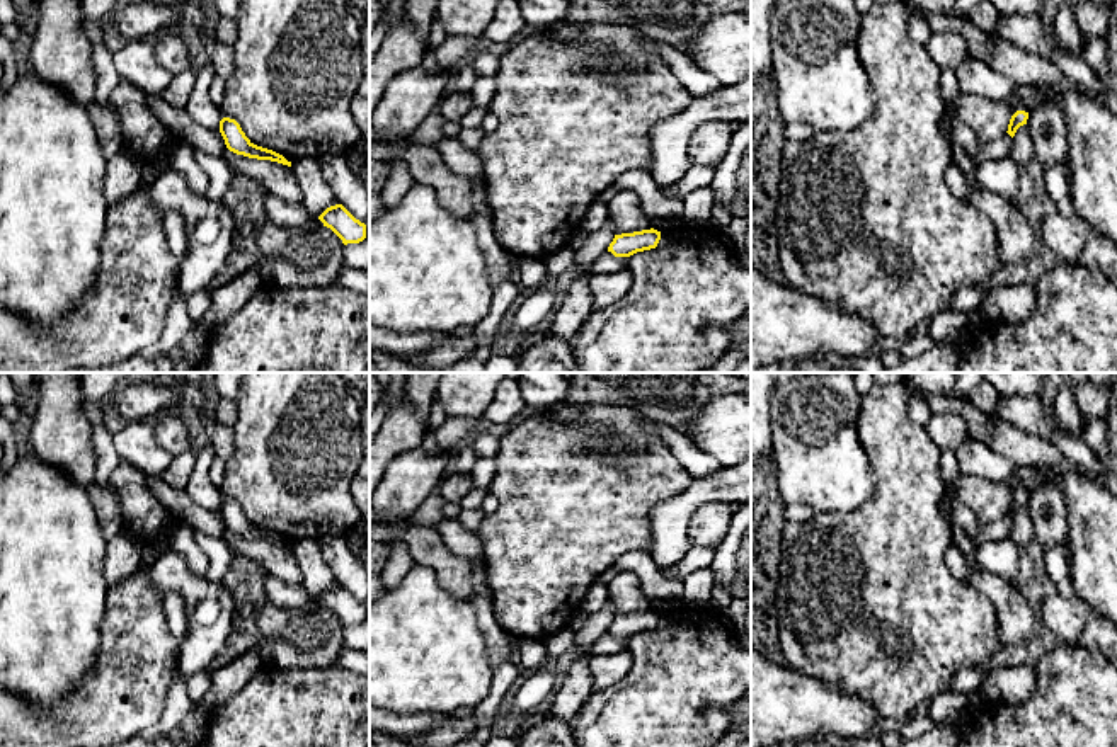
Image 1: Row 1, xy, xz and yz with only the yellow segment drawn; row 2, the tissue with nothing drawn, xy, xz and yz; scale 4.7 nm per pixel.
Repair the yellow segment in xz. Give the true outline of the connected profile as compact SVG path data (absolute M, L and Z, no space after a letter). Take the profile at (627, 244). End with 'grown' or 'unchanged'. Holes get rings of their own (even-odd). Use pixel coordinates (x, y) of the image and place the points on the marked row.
M650 228L633 233L615 235L608 247L615 257L630 257L637 252L656 248L661 240L661 231Z; unchanged

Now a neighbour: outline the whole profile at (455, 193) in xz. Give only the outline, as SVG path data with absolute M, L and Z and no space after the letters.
M371 145L369 158L404 160L414 182L436 191L439 204L458 218L470 218L473 209L475 180L451 172L439 151L432 146L412 145L407 148L392 145Z

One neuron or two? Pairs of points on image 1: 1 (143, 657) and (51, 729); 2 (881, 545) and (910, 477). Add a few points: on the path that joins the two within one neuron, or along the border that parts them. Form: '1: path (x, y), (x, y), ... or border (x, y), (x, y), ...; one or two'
1: path (121, 679), (74, 724); one
2: path (898, 528), (905, 516), (908, 494); one

